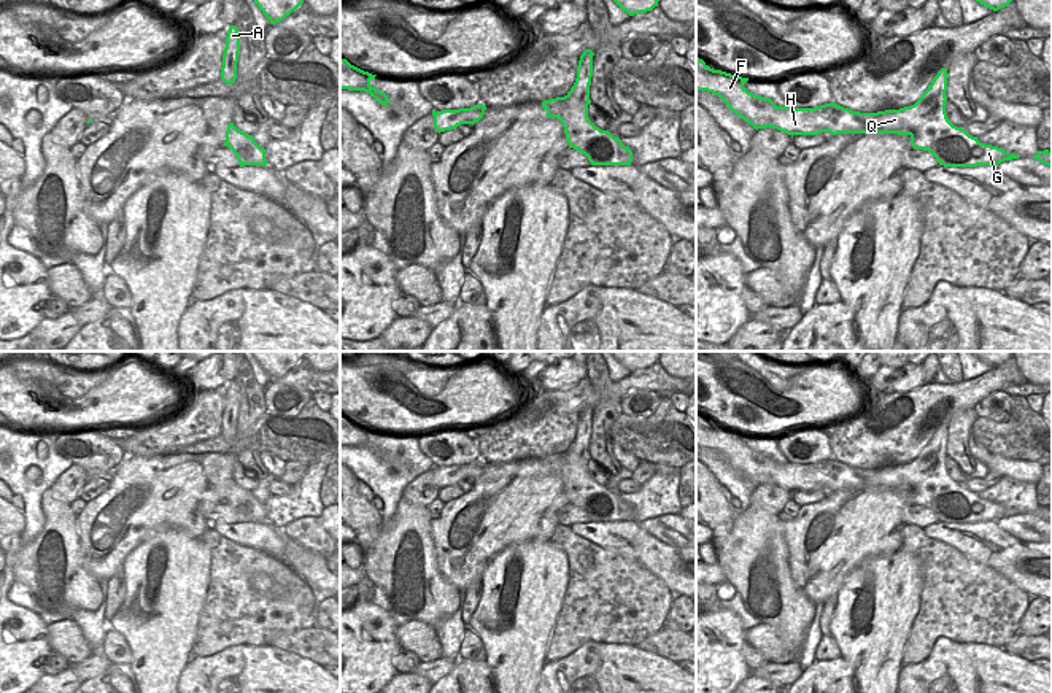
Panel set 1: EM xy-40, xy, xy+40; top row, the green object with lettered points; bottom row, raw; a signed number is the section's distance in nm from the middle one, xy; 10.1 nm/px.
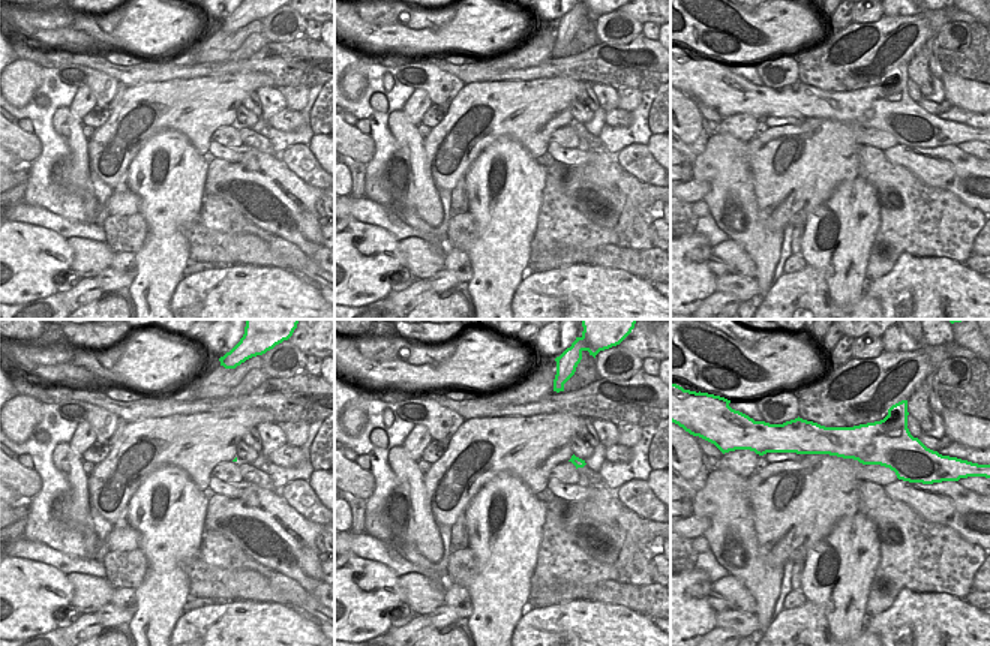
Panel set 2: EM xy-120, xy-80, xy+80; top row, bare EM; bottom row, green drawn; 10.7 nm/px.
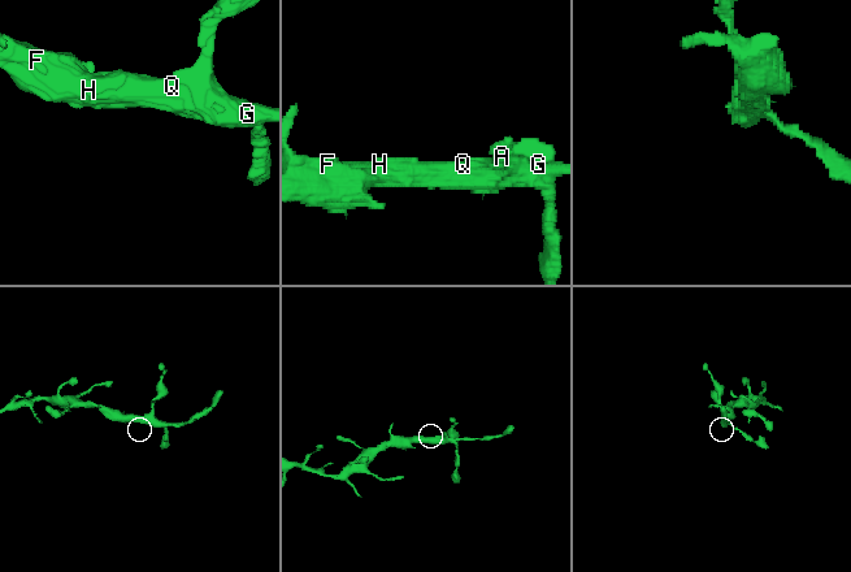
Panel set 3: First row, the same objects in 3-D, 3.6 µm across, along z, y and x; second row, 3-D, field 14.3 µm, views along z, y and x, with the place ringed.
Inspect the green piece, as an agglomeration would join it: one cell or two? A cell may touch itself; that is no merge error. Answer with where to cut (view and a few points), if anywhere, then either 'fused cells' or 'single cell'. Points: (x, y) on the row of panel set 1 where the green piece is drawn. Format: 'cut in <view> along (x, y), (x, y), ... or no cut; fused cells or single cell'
cut in xy+40 along (922, 94), (944, 102); fused cells

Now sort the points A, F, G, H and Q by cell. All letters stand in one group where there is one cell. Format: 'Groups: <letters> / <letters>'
Groups: A / F G H Q.

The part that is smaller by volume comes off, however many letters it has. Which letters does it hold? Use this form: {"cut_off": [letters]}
{"cut_off": ["A"]}

